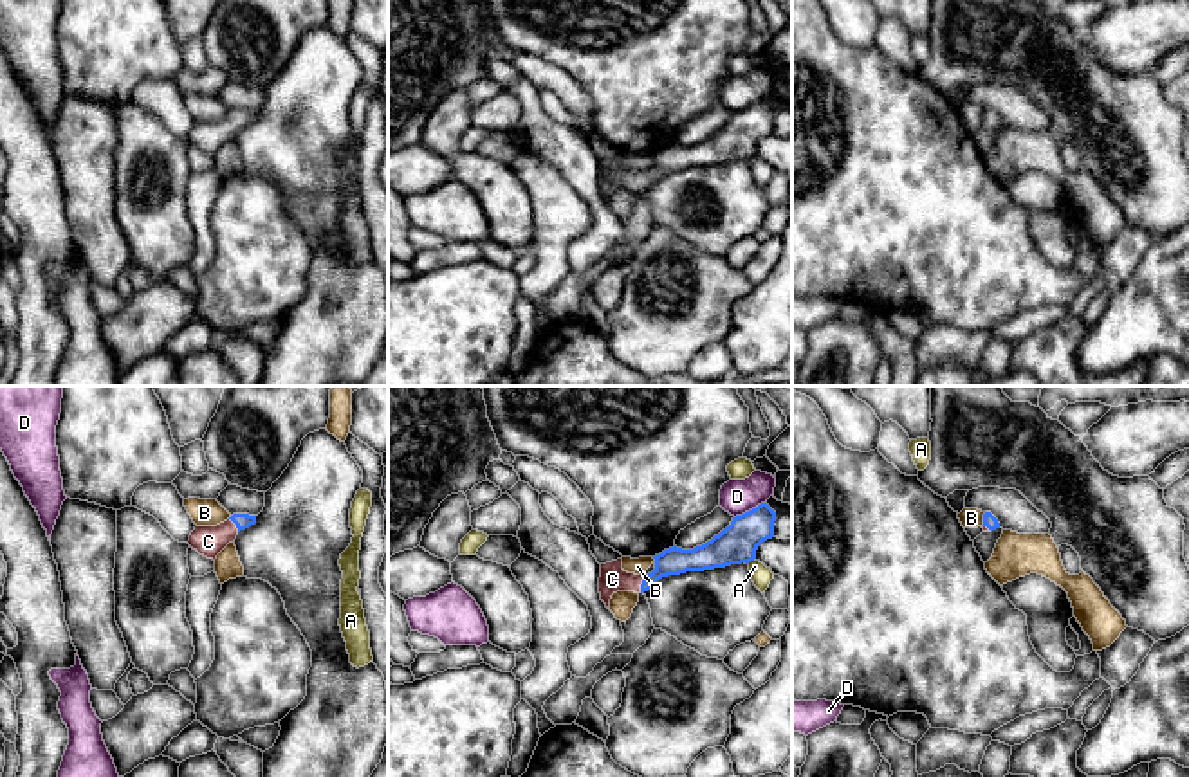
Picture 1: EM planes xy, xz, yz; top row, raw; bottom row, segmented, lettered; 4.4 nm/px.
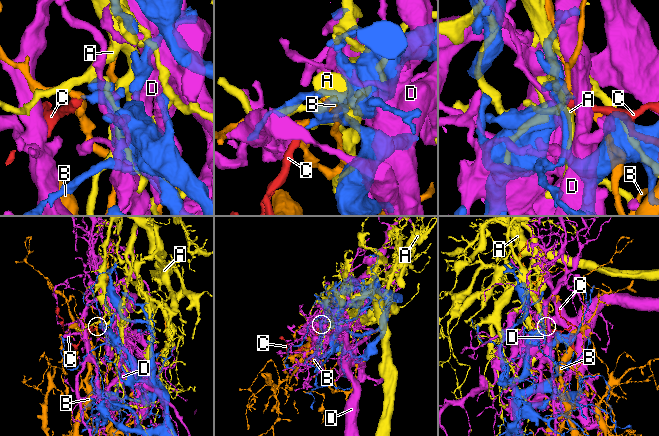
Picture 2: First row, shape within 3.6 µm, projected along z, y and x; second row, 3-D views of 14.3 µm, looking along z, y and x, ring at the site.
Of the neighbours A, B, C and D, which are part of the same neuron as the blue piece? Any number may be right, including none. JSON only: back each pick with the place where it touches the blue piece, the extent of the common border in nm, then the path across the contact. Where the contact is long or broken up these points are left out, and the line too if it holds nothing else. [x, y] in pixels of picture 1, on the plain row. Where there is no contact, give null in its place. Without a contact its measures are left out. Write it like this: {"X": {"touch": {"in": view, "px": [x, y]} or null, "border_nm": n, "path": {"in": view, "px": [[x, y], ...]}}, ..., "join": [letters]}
{"C": {"touch": {"in": "xz", "px": [641, 181]}, "border_nm": 80, "path": {"in": "xz", "px": [[673, 157], [641, 181], [612, 175]]}}, "join": ["C"]}

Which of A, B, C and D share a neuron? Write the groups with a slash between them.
A / B / C / D

